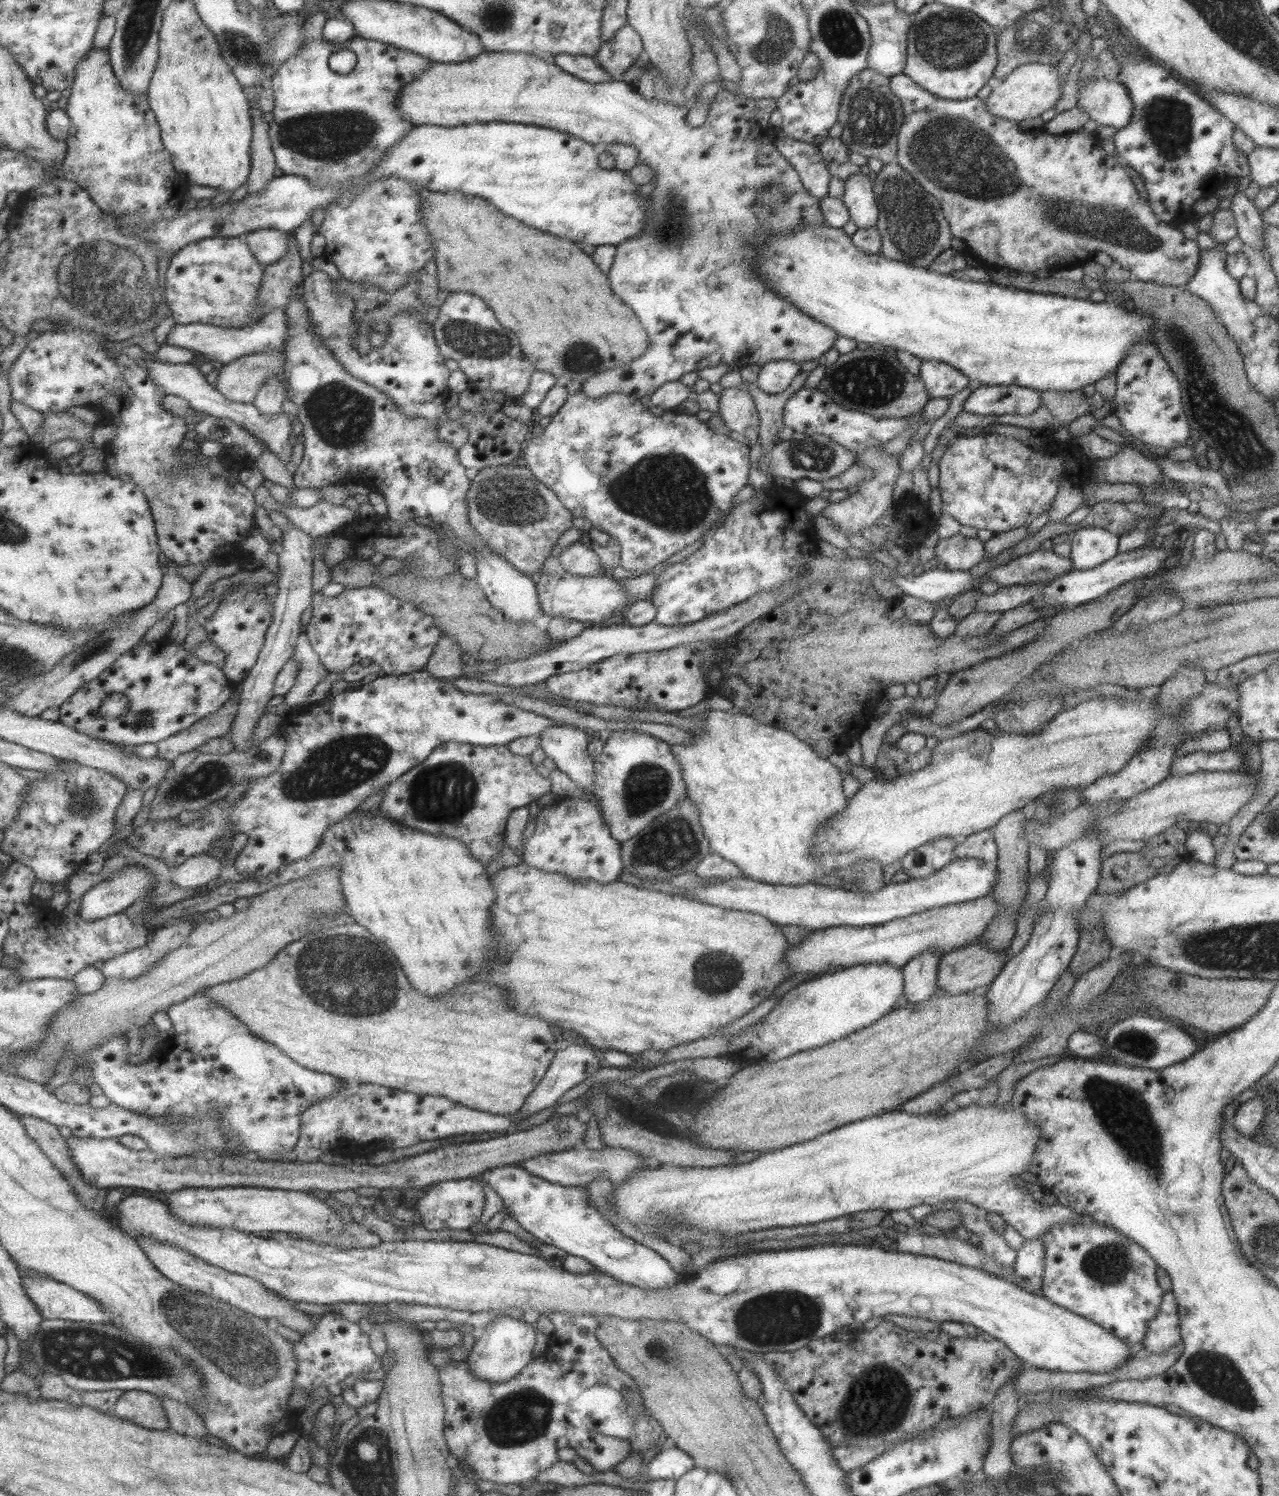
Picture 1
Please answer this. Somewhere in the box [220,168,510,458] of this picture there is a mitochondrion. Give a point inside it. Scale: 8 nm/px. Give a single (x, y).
(343, 417)

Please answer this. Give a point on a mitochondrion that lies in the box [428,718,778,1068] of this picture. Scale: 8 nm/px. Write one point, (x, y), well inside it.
(647, 786)

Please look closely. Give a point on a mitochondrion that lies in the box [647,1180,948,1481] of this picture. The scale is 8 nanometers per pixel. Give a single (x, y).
(785, 1317)

